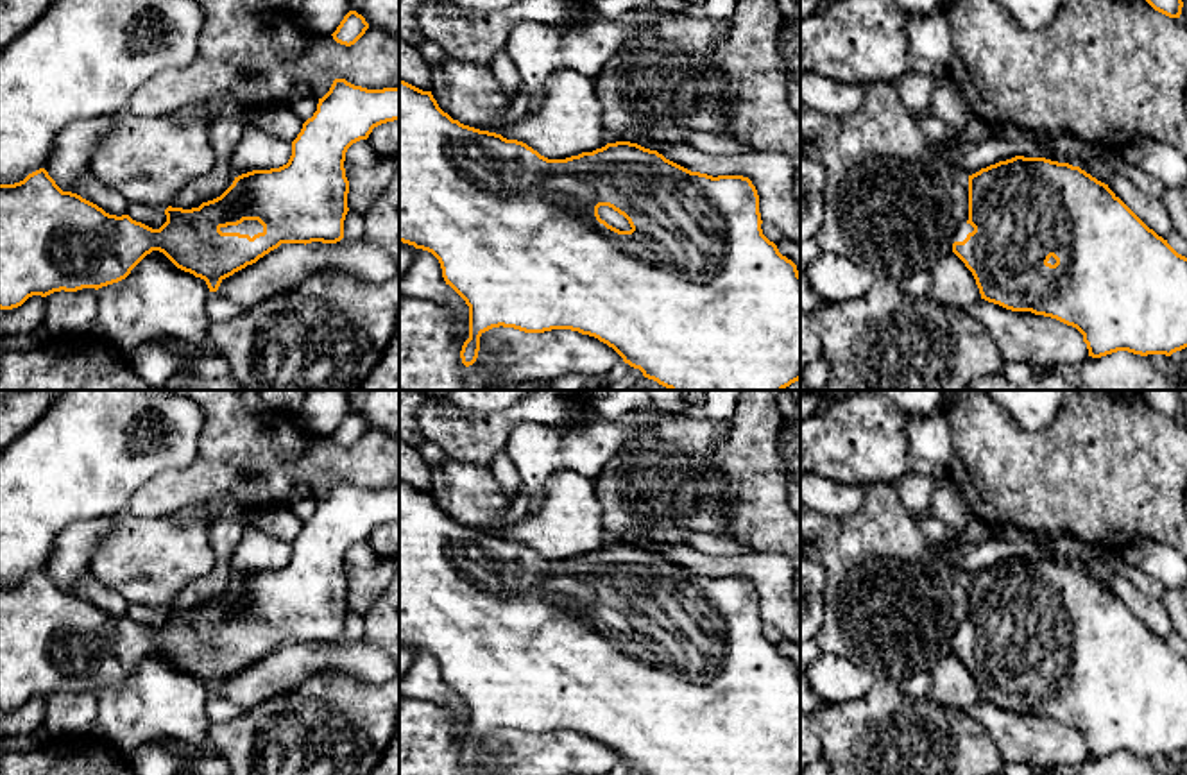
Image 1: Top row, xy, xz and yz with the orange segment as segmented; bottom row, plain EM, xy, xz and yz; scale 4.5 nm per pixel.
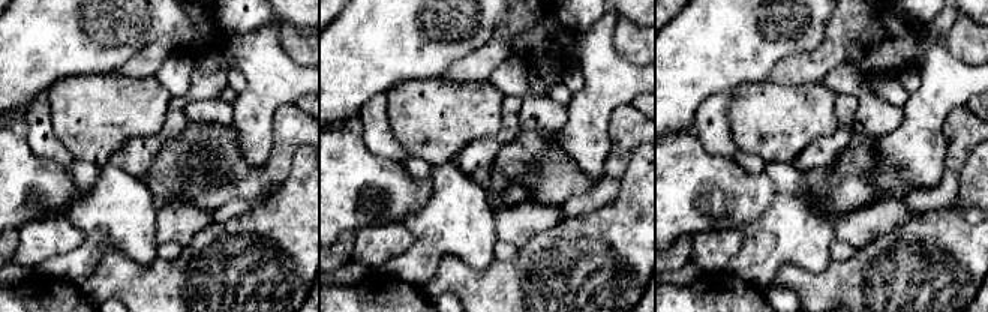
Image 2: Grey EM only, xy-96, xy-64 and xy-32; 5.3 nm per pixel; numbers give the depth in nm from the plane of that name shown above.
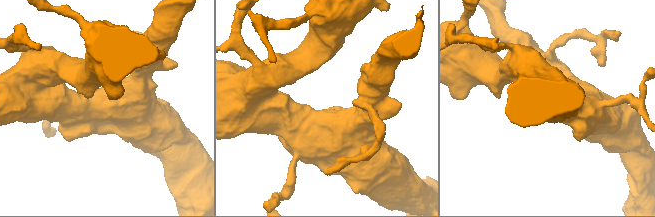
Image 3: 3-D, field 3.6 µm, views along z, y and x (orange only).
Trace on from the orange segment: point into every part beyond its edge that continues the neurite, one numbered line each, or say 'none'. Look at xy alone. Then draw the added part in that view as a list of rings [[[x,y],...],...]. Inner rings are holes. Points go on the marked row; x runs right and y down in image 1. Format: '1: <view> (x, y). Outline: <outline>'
1: xy (251, 228). Outline: [[[243,220],[238,226],[220,227],[222,233],[240,233],[249,234],[251,238],[258,233],[263,233],[263,226],[258,220]]]

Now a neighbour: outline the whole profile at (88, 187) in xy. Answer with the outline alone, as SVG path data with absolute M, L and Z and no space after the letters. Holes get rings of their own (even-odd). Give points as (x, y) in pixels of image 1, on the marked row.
M86 168L75 181L75 193L97 204L109 215L127 215L129 202L115 190L106 186L98 177Z

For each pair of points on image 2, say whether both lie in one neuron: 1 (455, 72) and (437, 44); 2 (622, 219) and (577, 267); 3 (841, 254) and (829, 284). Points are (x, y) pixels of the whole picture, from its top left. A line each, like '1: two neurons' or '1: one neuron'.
1: two neurons
2: one neuron
3: two neurons

